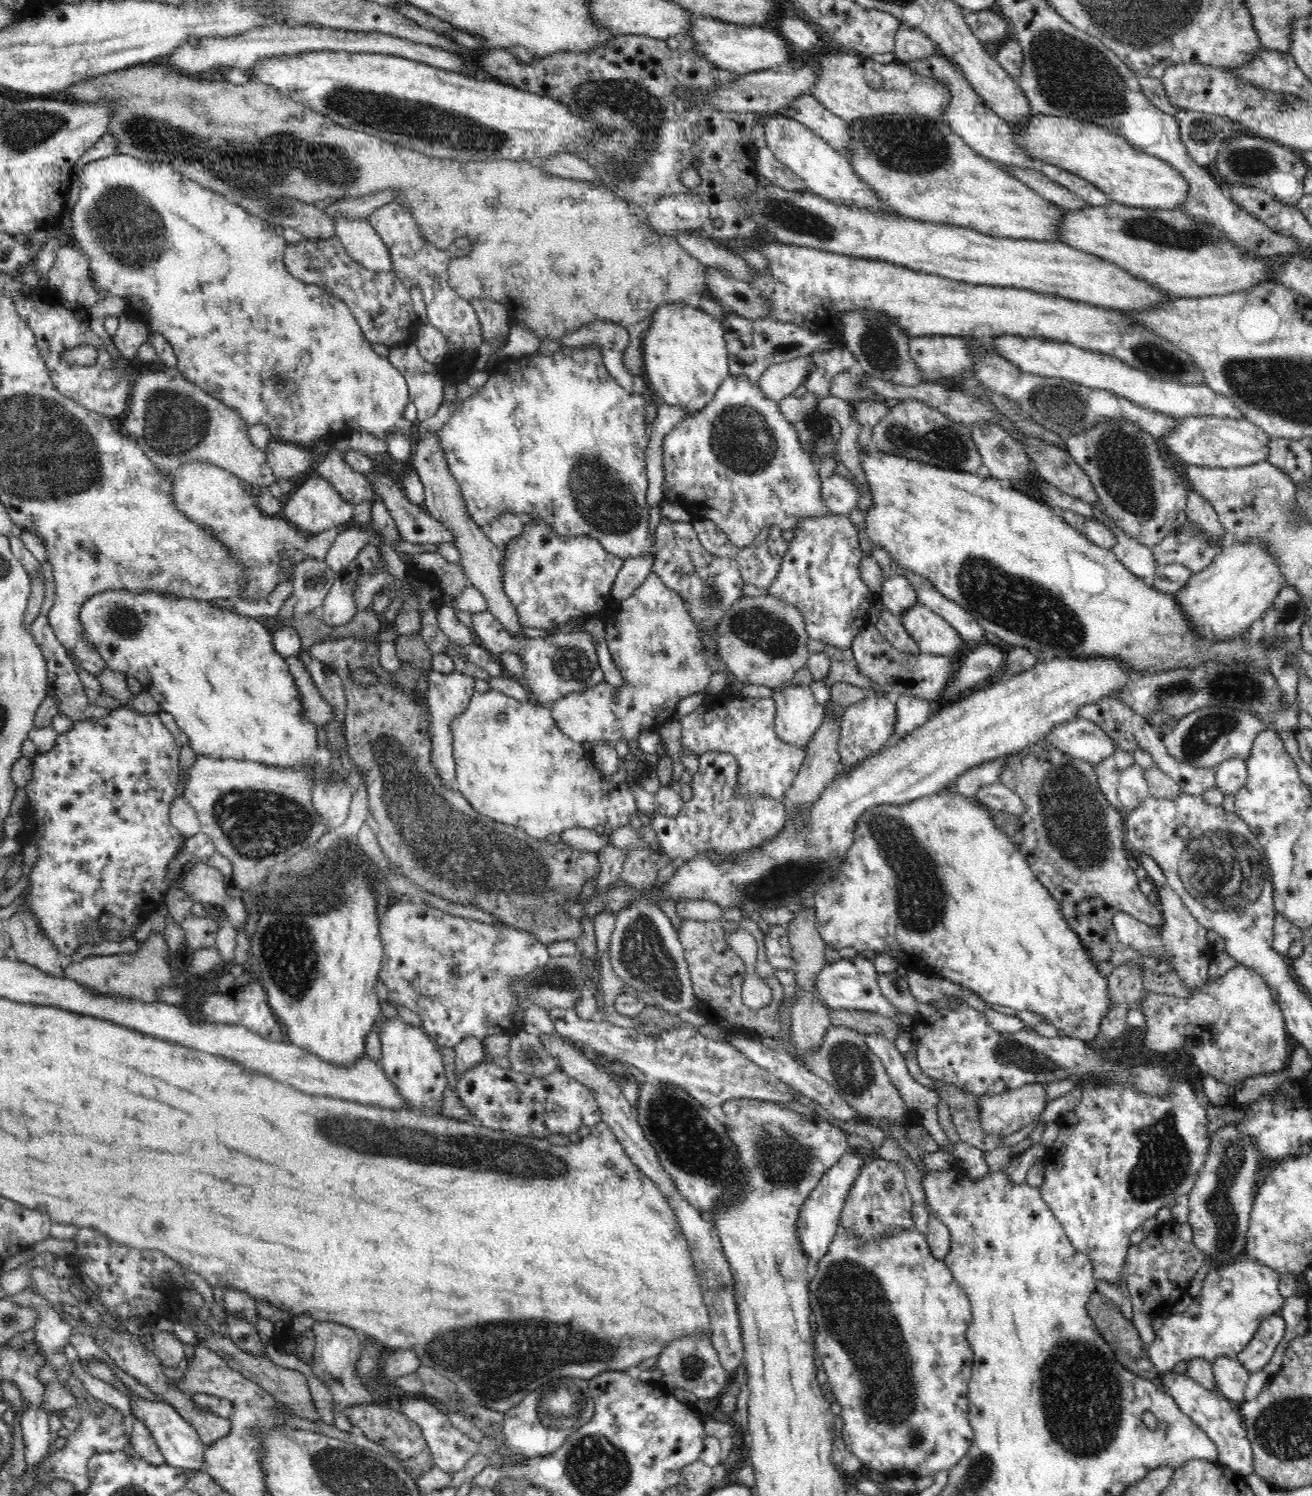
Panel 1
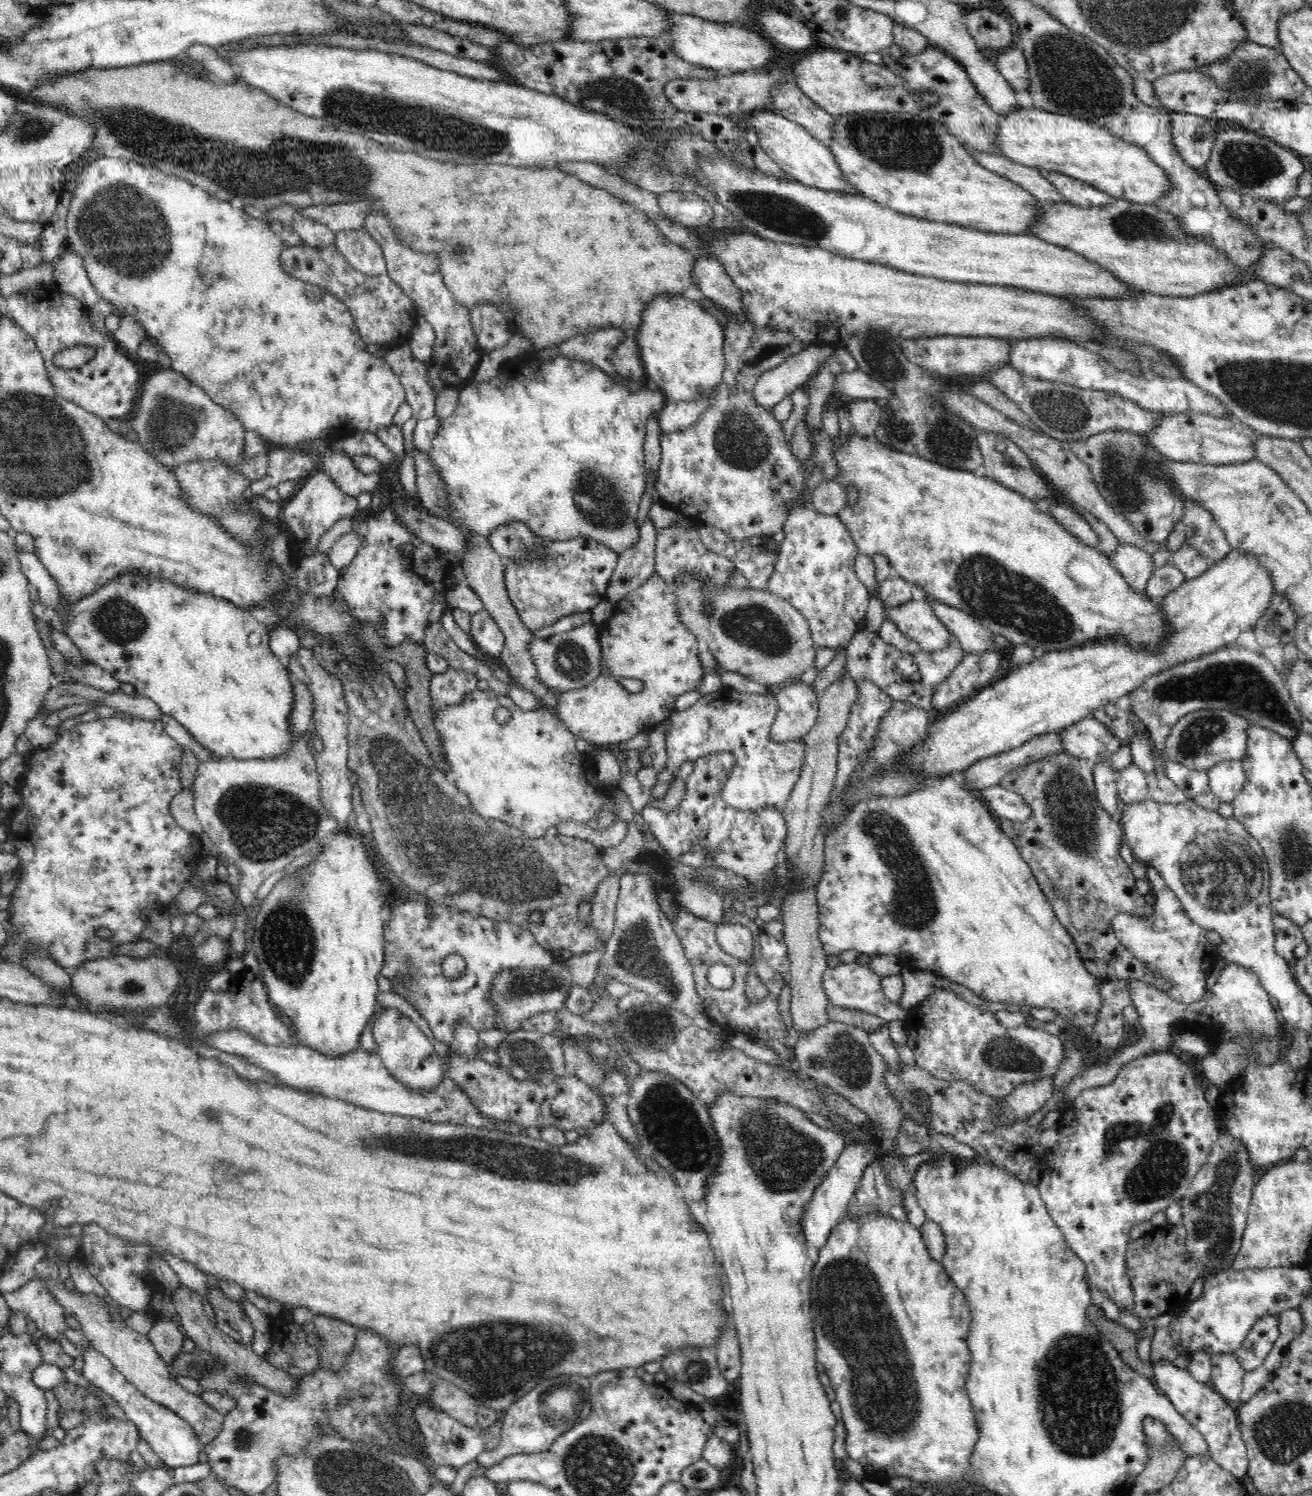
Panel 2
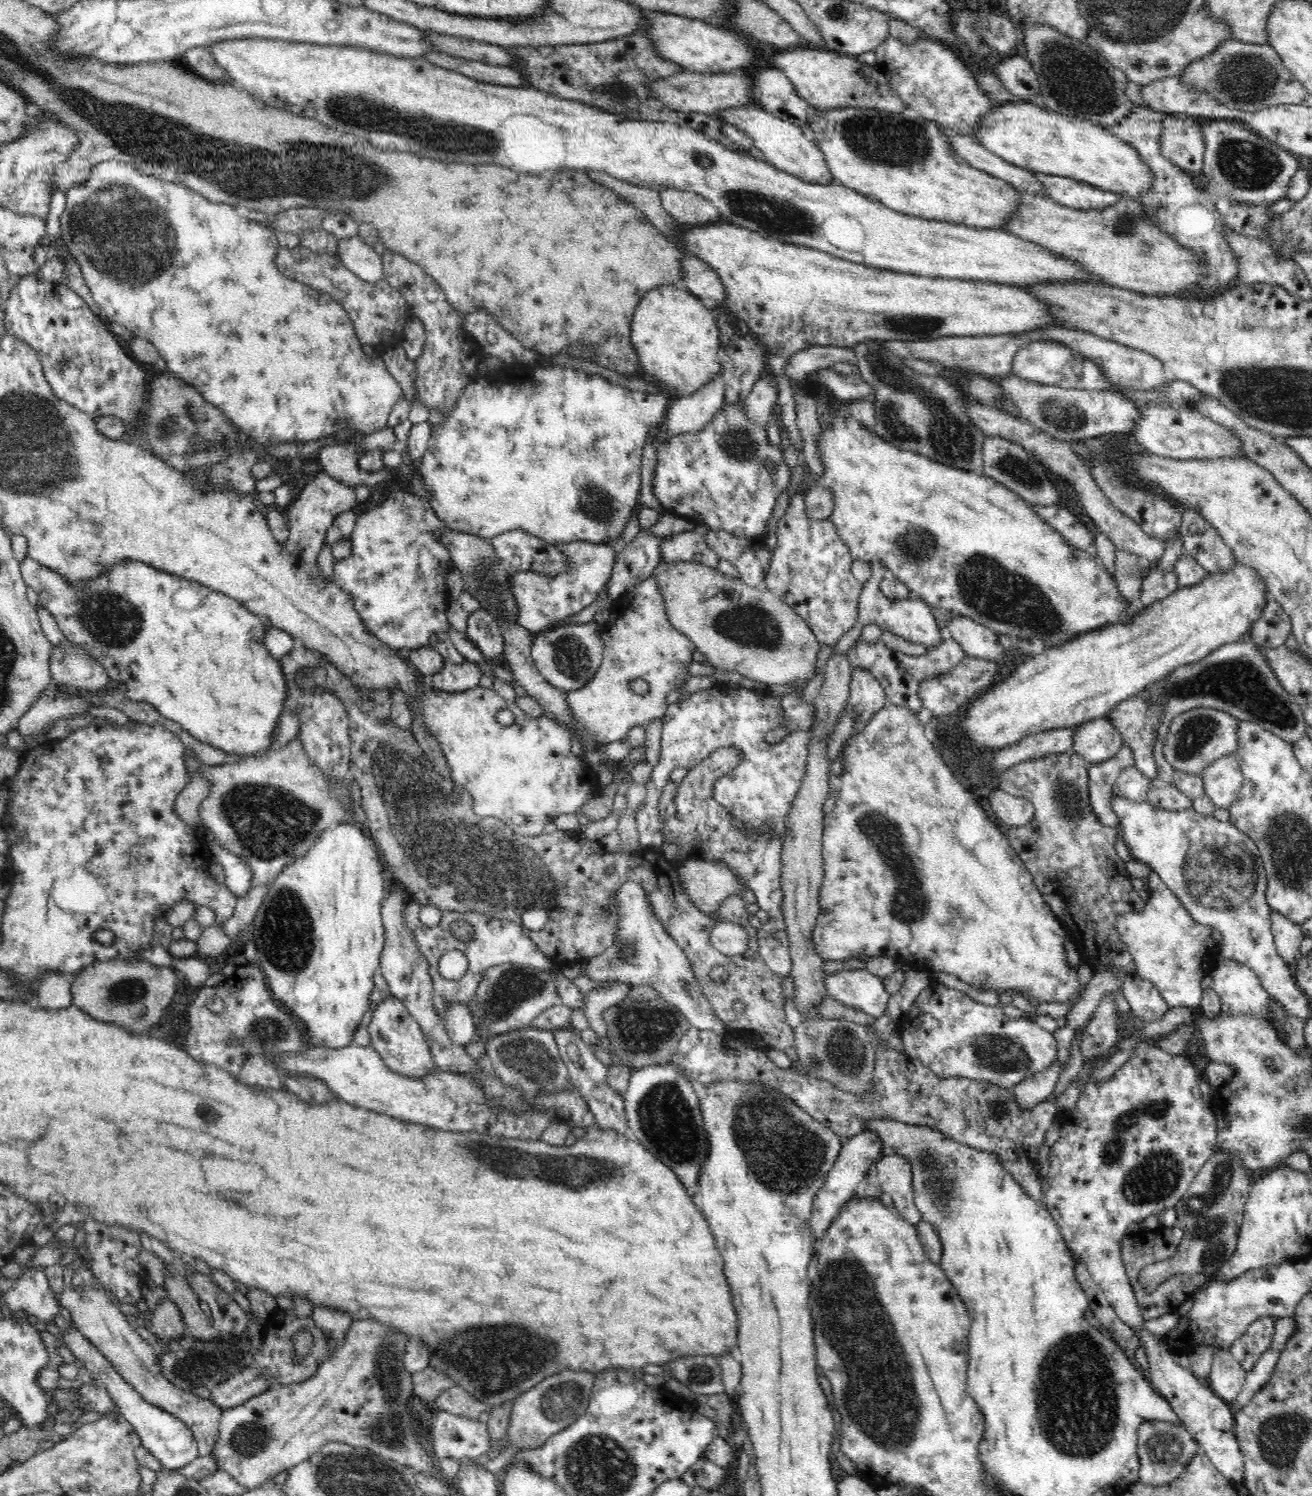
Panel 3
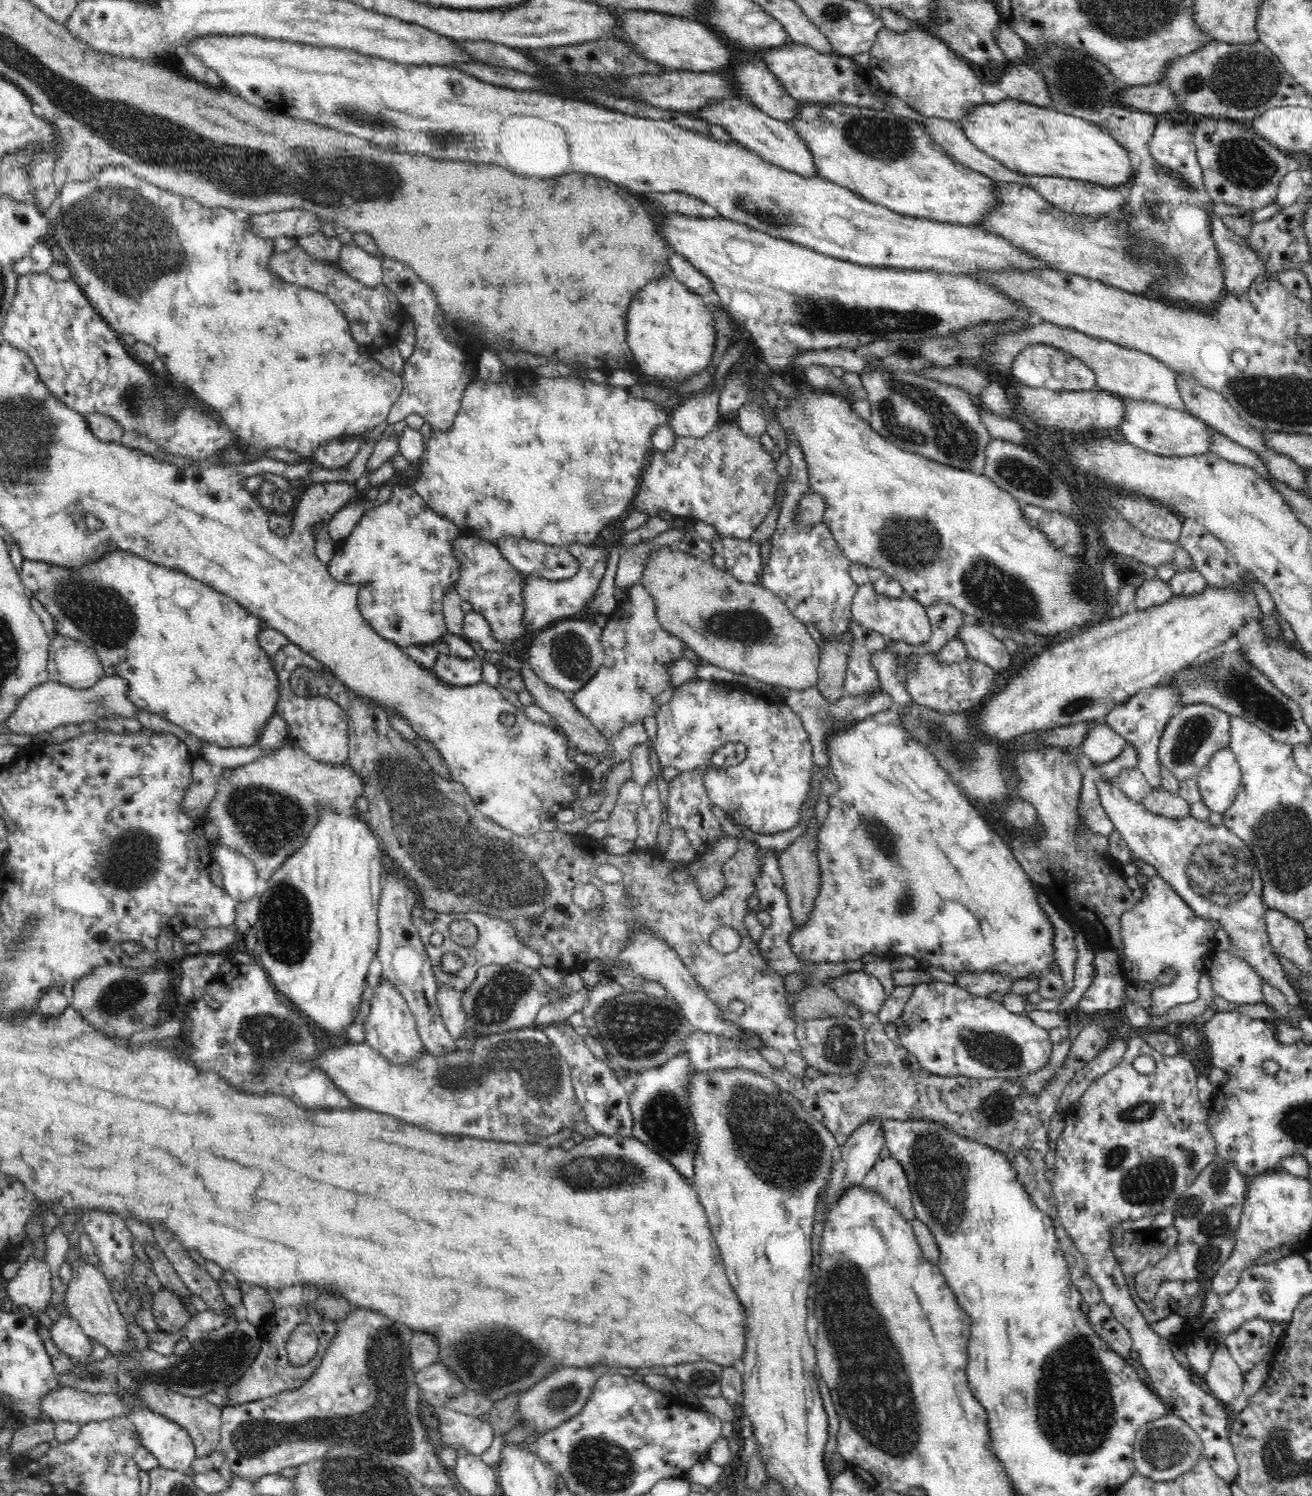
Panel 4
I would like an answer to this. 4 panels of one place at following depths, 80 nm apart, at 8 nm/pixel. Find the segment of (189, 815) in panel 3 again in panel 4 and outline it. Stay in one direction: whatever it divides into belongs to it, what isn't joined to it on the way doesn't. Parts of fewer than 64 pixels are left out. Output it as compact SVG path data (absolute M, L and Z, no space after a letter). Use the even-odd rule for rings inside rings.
M195 758L192 766L192 784L184 798L184 810L190 817L207 818L208 804L218 794L219 770L204 758Z

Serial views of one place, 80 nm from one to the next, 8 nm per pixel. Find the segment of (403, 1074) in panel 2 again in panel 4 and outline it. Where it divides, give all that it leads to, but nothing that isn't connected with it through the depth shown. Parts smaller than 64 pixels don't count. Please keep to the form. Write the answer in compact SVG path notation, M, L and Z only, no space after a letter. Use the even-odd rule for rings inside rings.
M380 975L378 986L373 989L370 1014L365 1022L365 1042L392 1063L412 1064L412 1061L417 1061L426 1050L407 1000L384 975Z

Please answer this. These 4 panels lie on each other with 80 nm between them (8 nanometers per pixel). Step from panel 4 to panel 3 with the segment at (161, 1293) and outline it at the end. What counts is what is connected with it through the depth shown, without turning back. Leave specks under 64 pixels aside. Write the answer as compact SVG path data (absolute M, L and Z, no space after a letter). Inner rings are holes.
M169 1297L162 1298L158 1301L152 1314L149 1330L164 1342L171 1342L173 1348L177 1347L174 1340L181 1338L182 1332L186 1328L178 1306Z

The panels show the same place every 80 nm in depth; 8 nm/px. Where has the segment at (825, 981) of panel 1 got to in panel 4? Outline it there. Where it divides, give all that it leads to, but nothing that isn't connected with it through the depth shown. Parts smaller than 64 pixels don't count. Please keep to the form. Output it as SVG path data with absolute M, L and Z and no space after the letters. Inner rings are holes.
M864 970L844 973L828 983L840 998L850 1001L860 1011L878 1015L887 998L879 979Z

